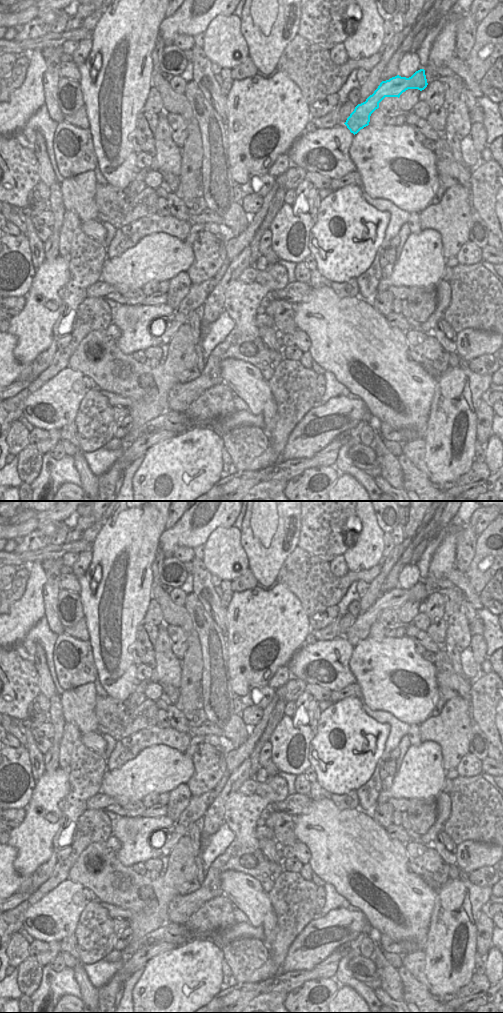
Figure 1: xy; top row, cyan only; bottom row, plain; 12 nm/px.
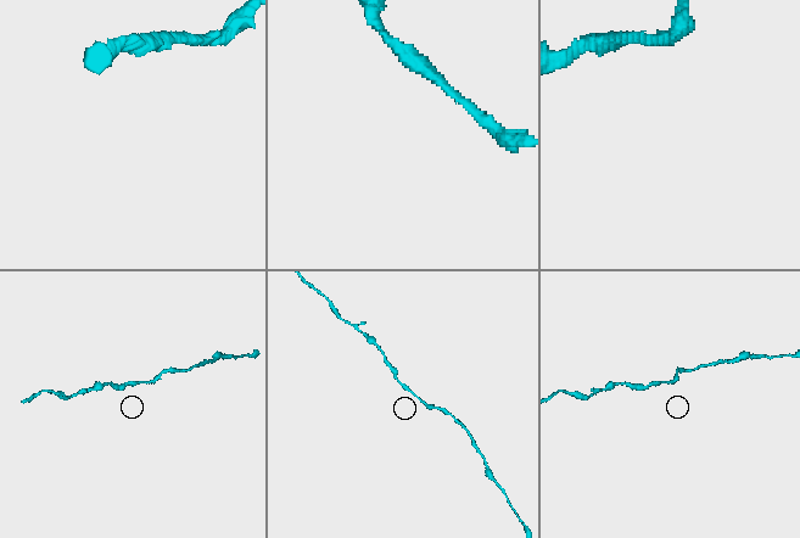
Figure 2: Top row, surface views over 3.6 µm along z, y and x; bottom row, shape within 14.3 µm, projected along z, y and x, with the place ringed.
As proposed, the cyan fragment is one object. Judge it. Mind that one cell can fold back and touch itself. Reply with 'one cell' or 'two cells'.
one cell

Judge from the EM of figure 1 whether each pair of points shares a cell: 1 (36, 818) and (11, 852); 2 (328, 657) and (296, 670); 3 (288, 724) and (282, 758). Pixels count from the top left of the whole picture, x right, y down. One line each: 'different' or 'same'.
1: different
2: same
3: same

